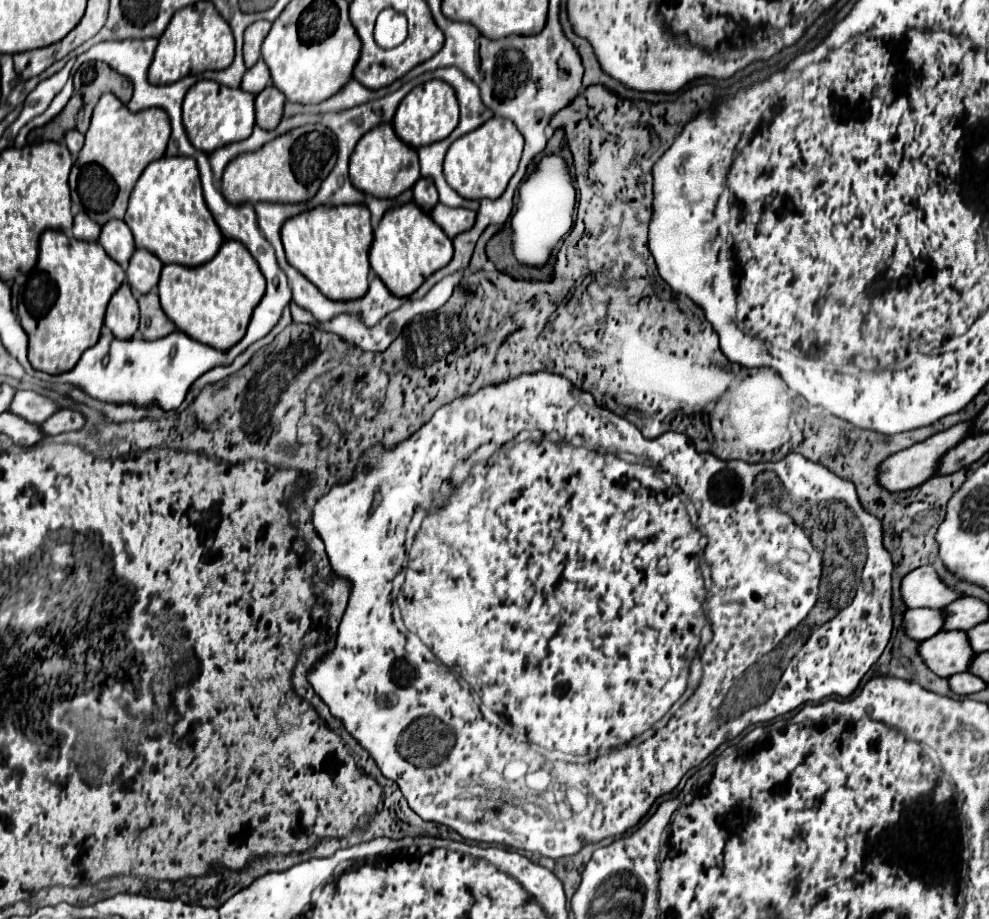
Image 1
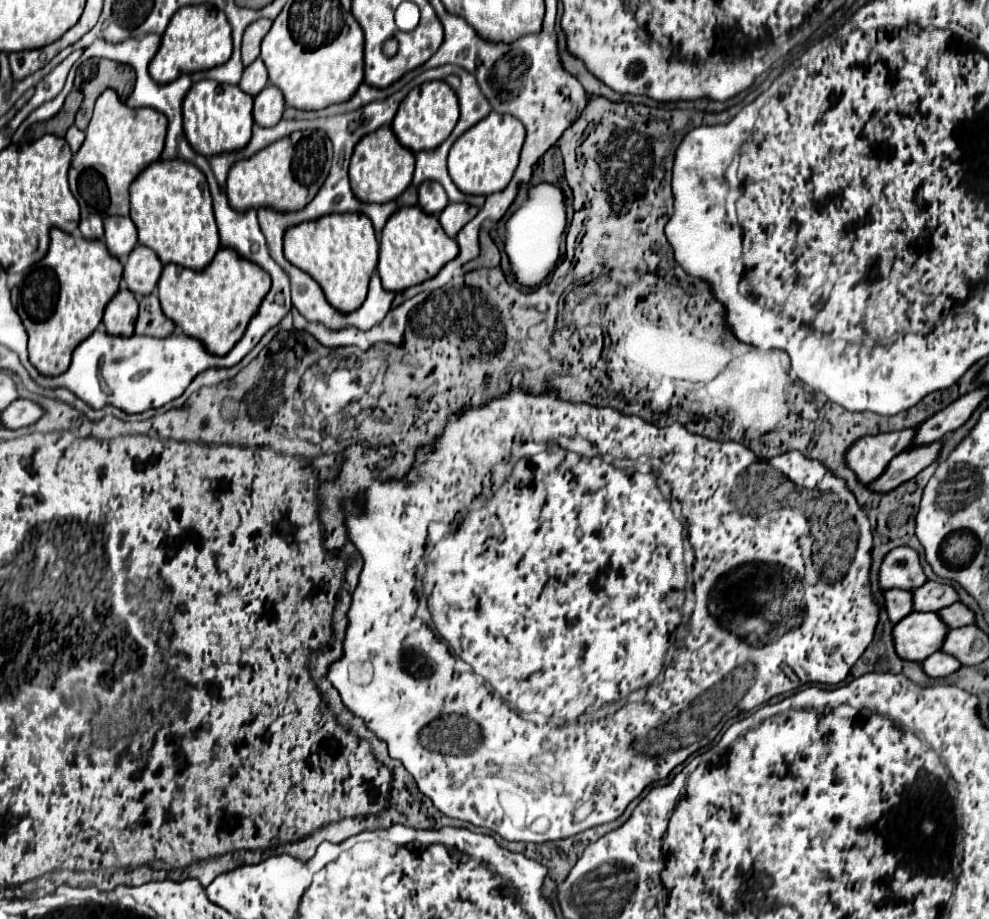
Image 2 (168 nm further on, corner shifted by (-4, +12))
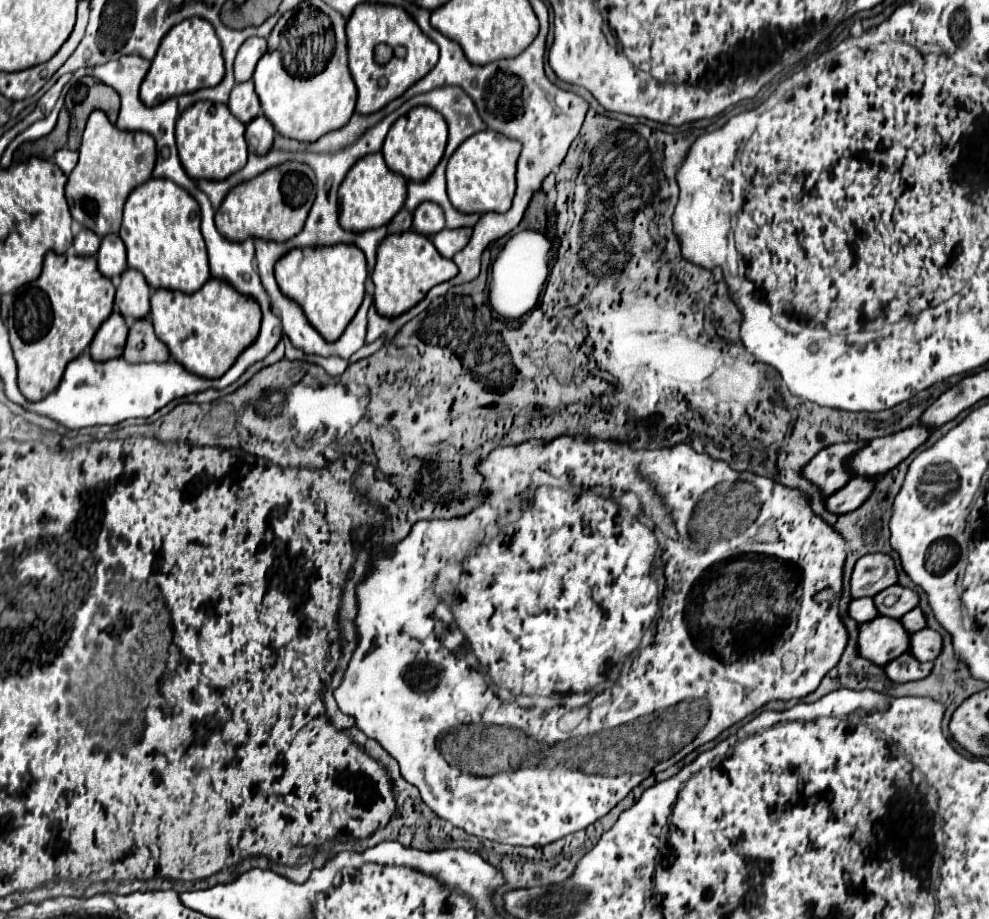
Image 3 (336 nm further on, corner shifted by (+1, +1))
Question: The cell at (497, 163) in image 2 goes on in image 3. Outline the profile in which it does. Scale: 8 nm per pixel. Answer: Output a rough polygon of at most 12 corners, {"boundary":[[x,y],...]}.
{"boundary":[[485,129],[447,163],[461,213],[505,213],[521,143]]}

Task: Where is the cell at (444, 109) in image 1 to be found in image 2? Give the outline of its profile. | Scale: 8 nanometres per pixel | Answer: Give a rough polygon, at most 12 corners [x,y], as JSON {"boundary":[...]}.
{"boundary":[[444,82],[410,90],[392,122],[404,148],[438,148],[458,122]]}

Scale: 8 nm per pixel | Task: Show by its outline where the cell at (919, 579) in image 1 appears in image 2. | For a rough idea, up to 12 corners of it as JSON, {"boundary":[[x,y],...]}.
{"boundary":[[892,548],[880,566],[882,590],[924,584],[916,550]]}

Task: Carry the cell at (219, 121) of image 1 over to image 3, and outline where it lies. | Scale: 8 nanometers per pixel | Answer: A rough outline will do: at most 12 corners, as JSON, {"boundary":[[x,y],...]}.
{"boundary":[[223,103],[177,119],[183,169],[227,179],[247,163],[245,125]]}

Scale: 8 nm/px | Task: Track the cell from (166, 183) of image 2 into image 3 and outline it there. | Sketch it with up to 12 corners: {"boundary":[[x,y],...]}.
{"boundary":[[169,179],[127,199],[119,237],[151,289],[211,277],[199,203]]}

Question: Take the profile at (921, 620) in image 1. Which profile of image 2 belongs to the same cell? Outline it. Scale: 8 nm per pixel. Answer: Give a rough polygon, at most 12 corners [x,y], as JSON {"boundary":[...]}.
{"boundary":[[886,590],[884,608],[890,622],[912,612],[906,590]]}

